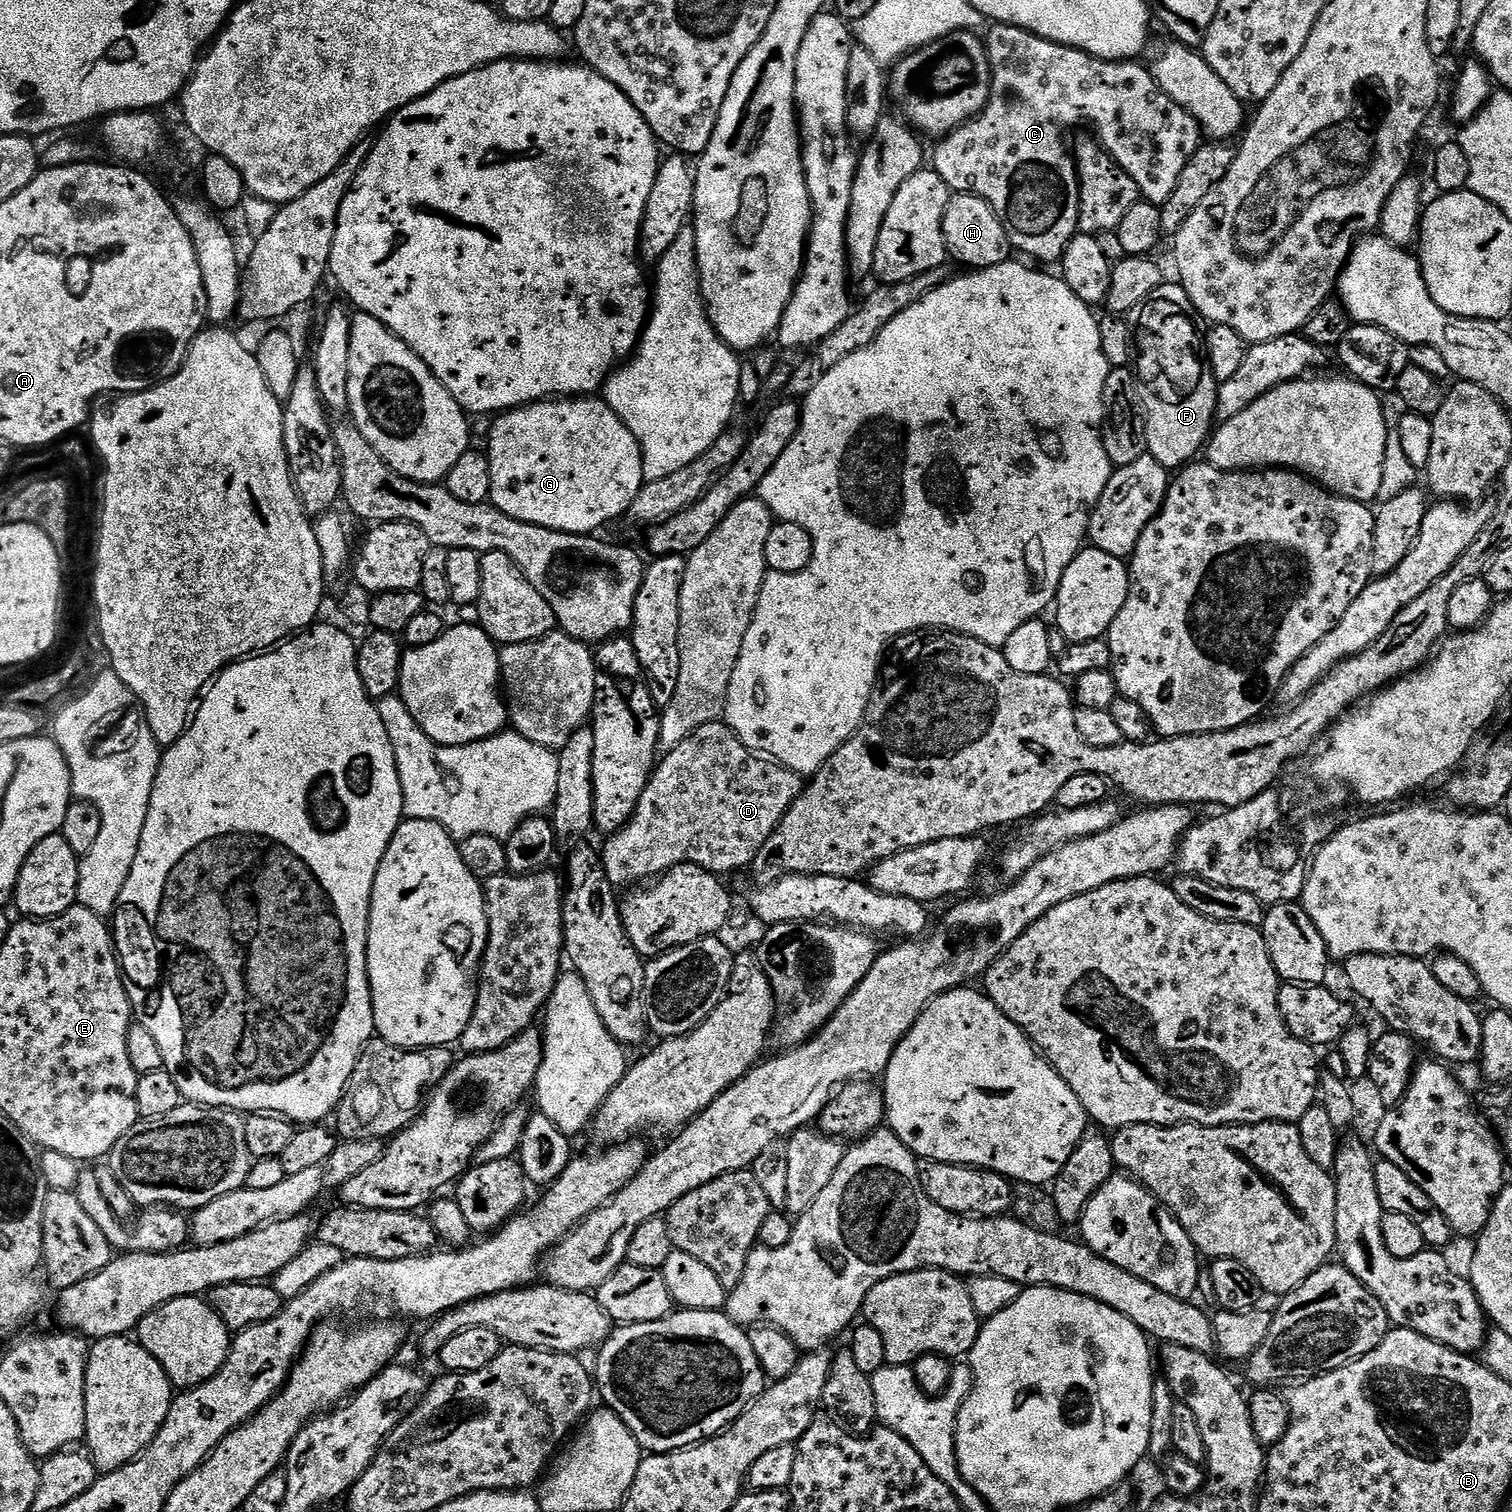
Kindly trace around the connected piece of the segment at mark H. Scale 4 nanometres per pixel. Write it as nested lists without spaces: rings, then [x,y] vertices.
[[[971,192],[953,195],[942,218],[942,234],[948,247],[948,255],[954,261],[965,264],[965,269],[979,270],[1005,264],[1014,249],[998,214],[980,196]]]

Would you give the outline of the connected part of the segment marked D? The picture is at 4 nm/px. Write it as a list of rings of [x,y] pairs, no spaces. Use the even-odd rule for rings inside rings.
[[[717,722],[702,726],[698,730],[694,730],[694,734],[690,734],[690,738],[678,742],[678,746],[667,749],[663,753],[662,759],[657,763],[656,771],[648,779],[648,785],[638,802],[638,806],[634,810],[634,814],[617,832],[611,833],[605,839],[608,841],[605,842],[604,848],[602,847],[602,855],[604,857],[604,865],[606,866],[606,874],[610,878],[610,882],[616,885],[617,889],[628,890],[633,886],[640,886],[645,882],[655,881],[663,876],[665,872],[670,871],[671,868],[679,864],[693,864],[699,868],[704,868],[707,872],[715,872],[717,874],[732,872],[735,868],[747,869],[756,860],[756,856],[762,850],[762,846],[766,846],[770,834],[774,834],[774,830],[782,822],[786,810],[790,810],[790,806],[800,797],[801,791],[802,777],[798,773],[790,770],[785,764],[780,764],[777,760],[763,754],[757,754],[752,749],[747,748],[736,736],[736,731],[729,728],[727,723]]]

